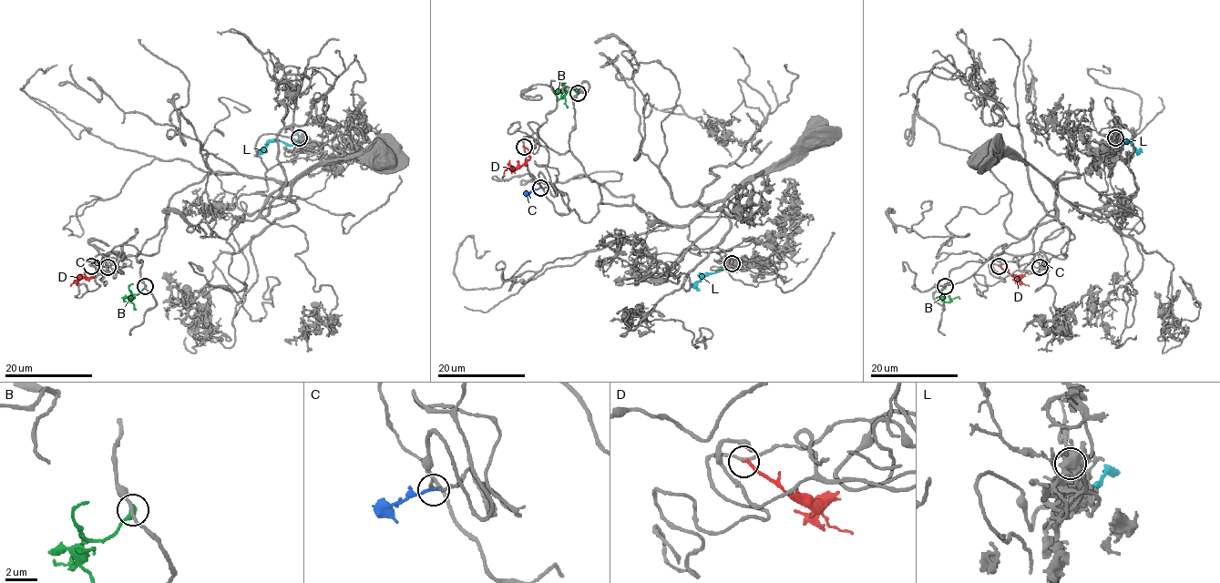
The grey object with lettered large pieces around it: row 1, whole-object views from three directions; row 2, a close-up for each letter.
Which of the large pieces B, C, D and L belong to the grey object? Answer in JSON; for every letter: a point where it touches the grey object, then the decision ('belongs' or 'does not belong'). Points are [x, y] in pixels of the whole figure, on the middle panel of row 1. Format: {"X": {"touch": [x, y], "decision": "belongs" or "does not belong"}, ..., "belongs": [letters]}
{"B": {"touch": [578, 93], "decision": "belongs"}, "C": {"touch": [540, 188], "decision": "does not belong"}, "D": {"touch": [524, 147], "decision": "does not belong"}, "L": {"touch": [732, 263], "decision": "does not belong"}, "belongs": ["B"]}

